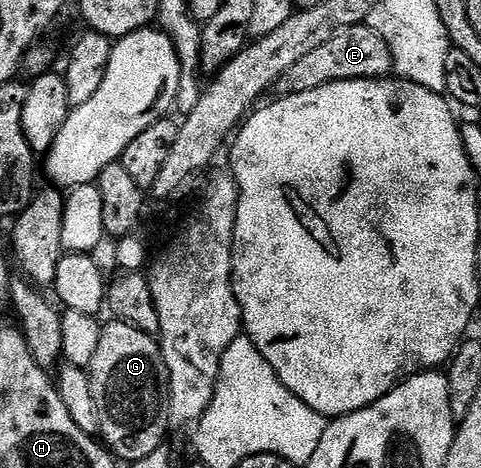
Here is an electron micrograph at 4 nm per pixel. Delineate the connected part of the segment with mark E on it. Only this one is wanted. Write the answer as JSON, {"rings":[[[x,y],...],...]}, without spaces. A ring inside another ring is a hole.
{"rings":[[[367,23],[357,26],[345,26],[329,42],[317,46],[305,58],[300,58],[294,66],[289,66],[274,84],[274,91],[279,96],[305,94],[305,90],[317,90],[317,86],[325,86],[329,82],[345,82],[365,78],[366,80],[381,80],[390,77],[393,72],[393,61],[389,46],[385,46],[385,38],[377,34]]]}

